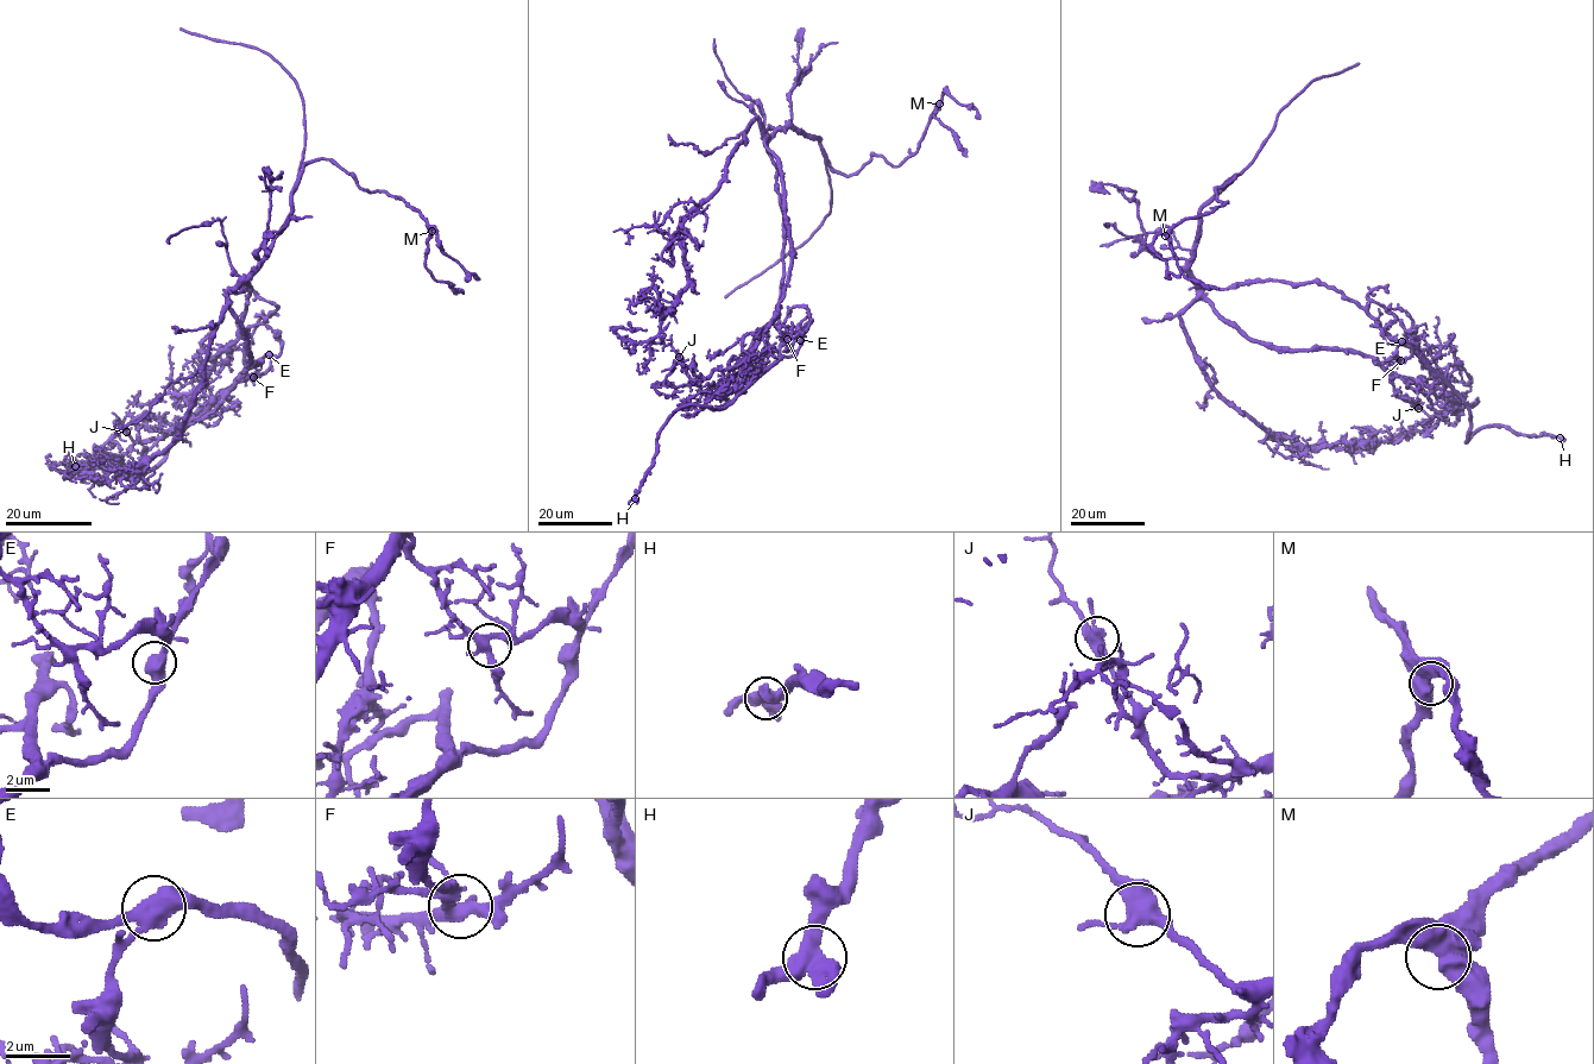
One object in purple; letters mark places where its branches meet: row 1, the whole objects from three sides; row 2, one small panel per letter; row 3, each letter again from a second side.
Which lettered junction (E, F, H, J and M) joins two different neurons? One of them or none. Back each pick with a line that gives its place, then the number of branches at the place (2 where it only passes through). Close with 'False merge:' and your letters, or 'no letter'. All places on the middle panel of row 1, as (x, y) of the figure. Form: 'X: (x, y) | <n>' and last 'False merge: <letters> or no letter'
E: (800, 340) | 3
False merge: E

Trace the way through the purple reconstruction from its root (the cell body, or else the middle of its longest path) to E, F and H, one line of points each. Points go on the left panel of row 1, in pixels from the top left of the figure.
E: (245, 333), (250, 358), (257, 364), (238, 378), (262, 375), (269, 366), (269, 354)
F: (245, 333), (250, 358), (257, 364), (238, 378), (253, 377)
H: (245, 333), (257, 364), (202, 408), (207, 402), (151, 468), (132, 472), (106, 453), (75, 466)

